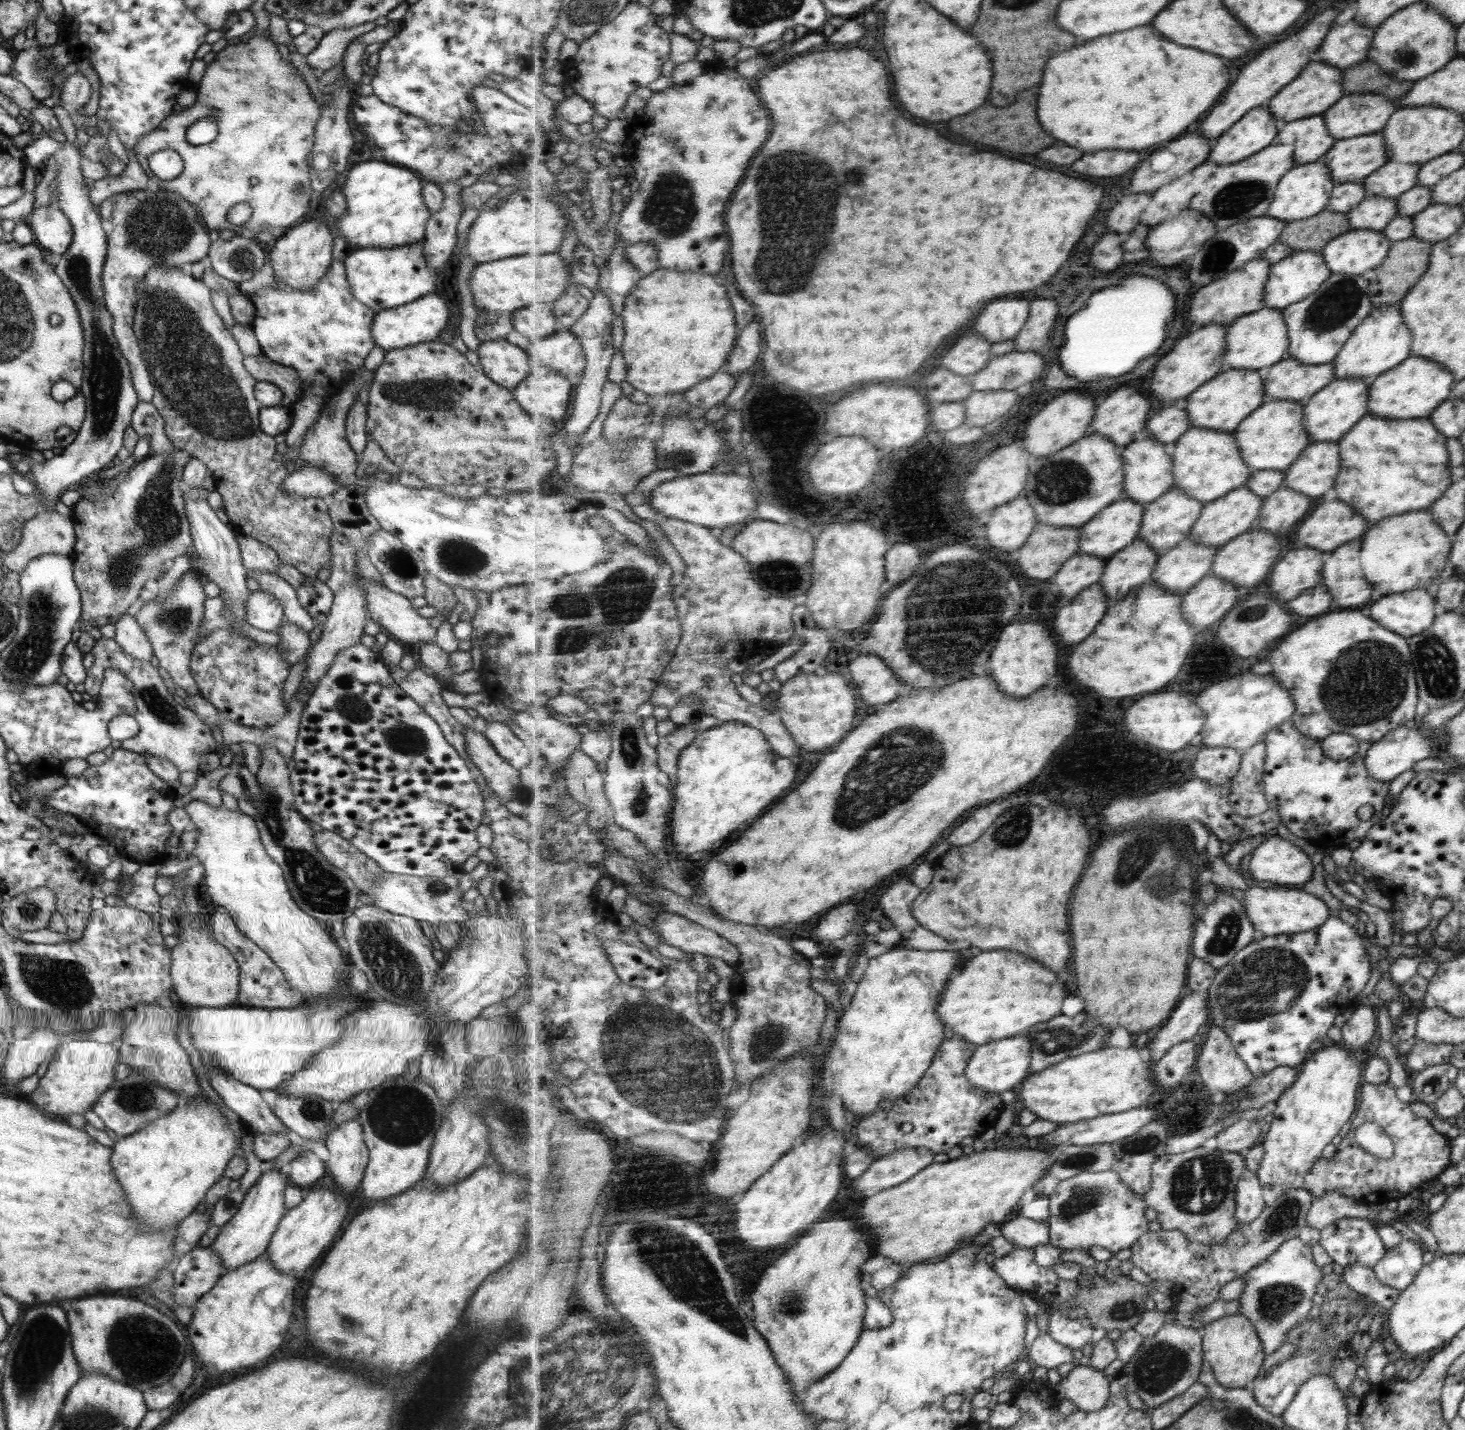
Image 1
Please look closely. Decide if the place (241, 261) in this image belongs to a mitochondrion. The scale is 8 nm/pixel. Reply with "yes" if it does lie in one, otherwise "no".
yes

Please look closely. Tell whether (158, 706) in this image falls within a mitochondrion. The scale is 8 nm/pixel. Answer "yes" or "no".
yes

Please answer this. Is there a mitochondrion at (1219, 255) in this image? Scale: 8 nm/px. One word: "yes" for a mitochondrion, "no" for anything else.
yes

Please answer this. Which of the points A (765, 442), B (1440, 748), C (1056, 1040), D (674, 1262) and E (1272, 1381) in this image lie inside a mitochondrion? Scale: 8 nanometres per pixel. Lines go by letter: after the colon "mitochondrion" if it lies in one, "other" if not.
A: other
B: other
C: mitochondrion
D: mitochondrion
E: other

